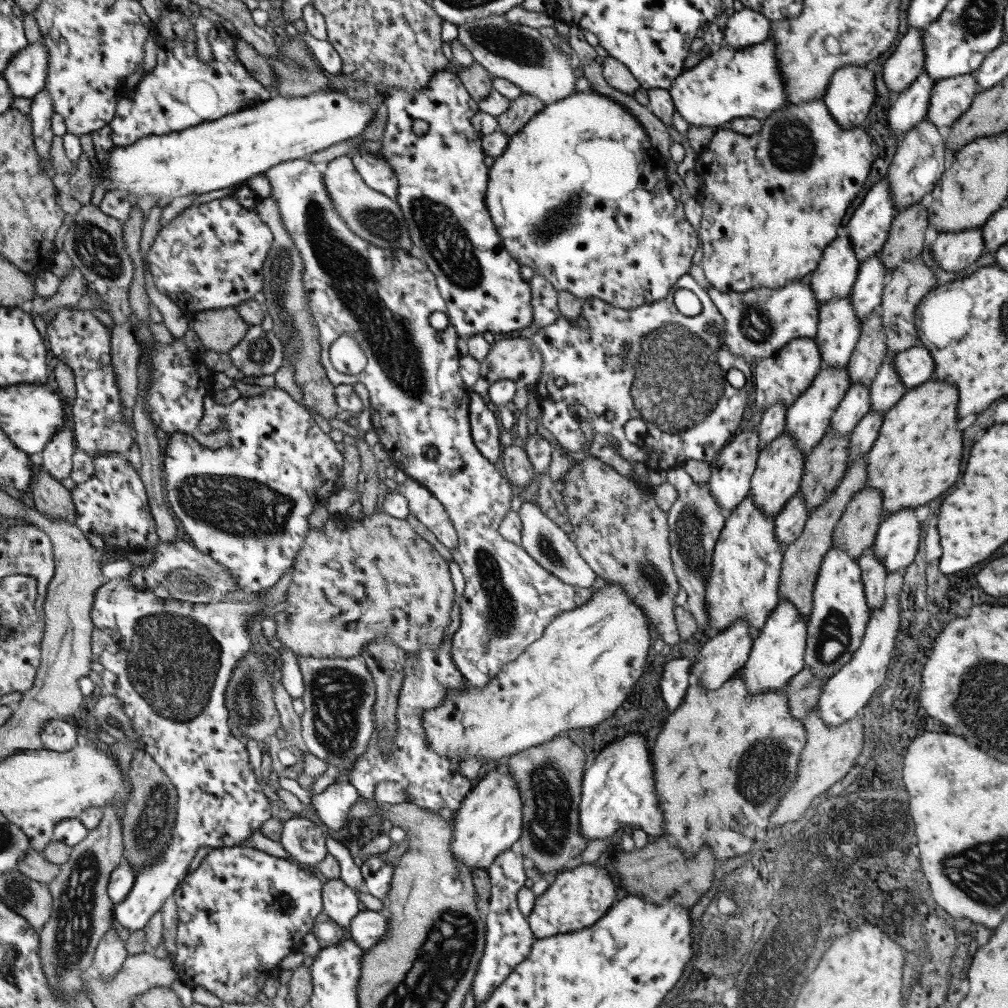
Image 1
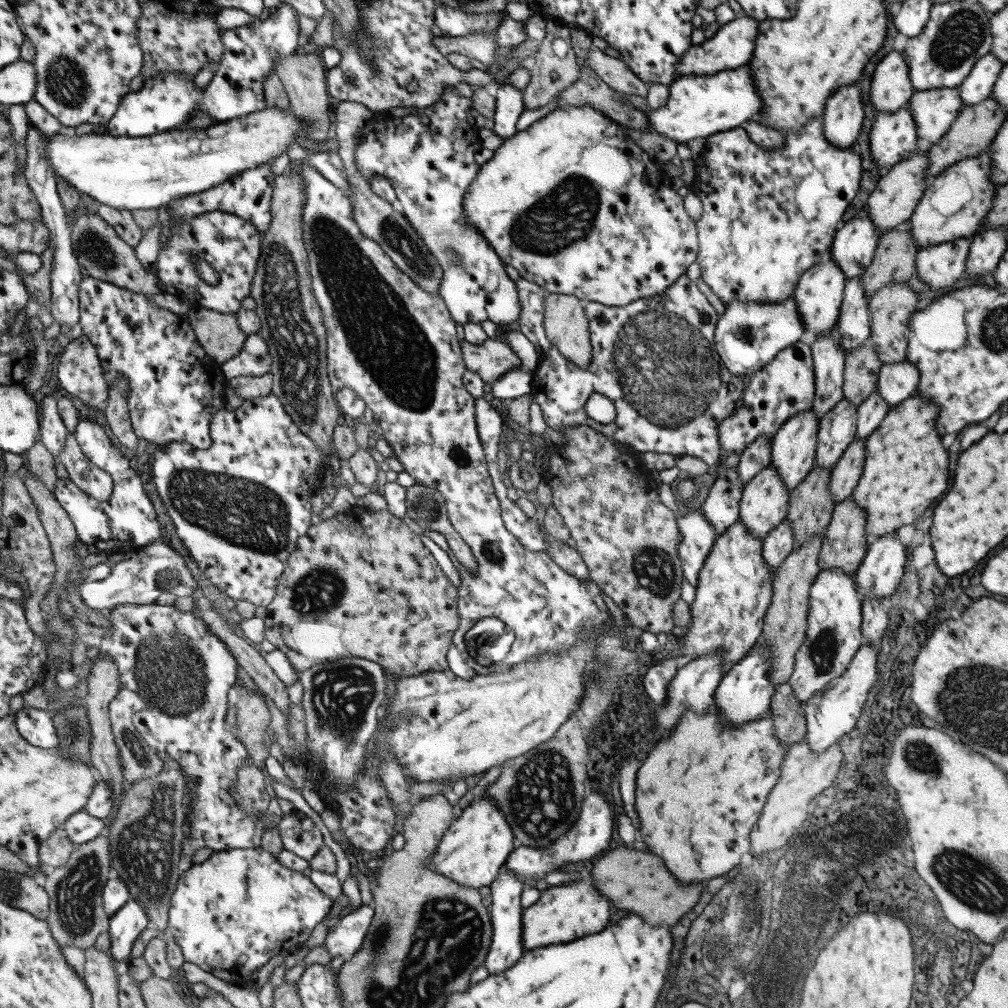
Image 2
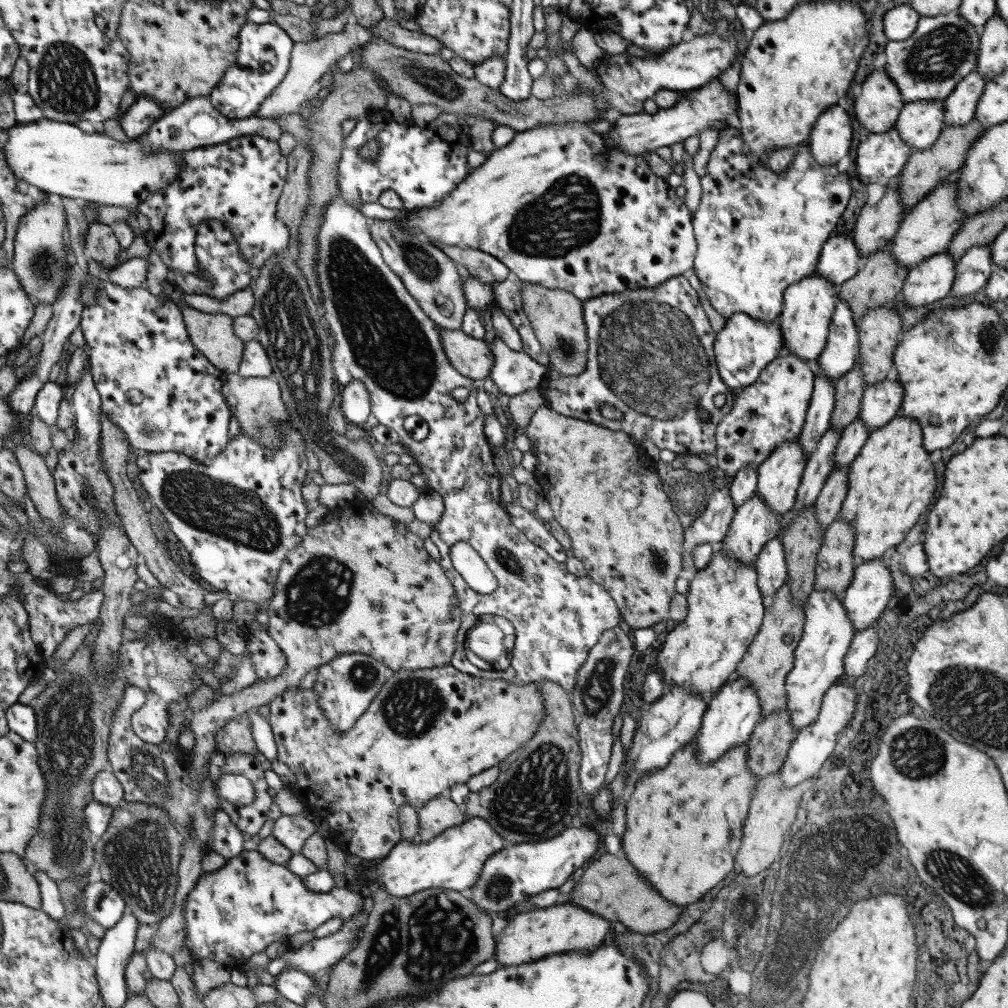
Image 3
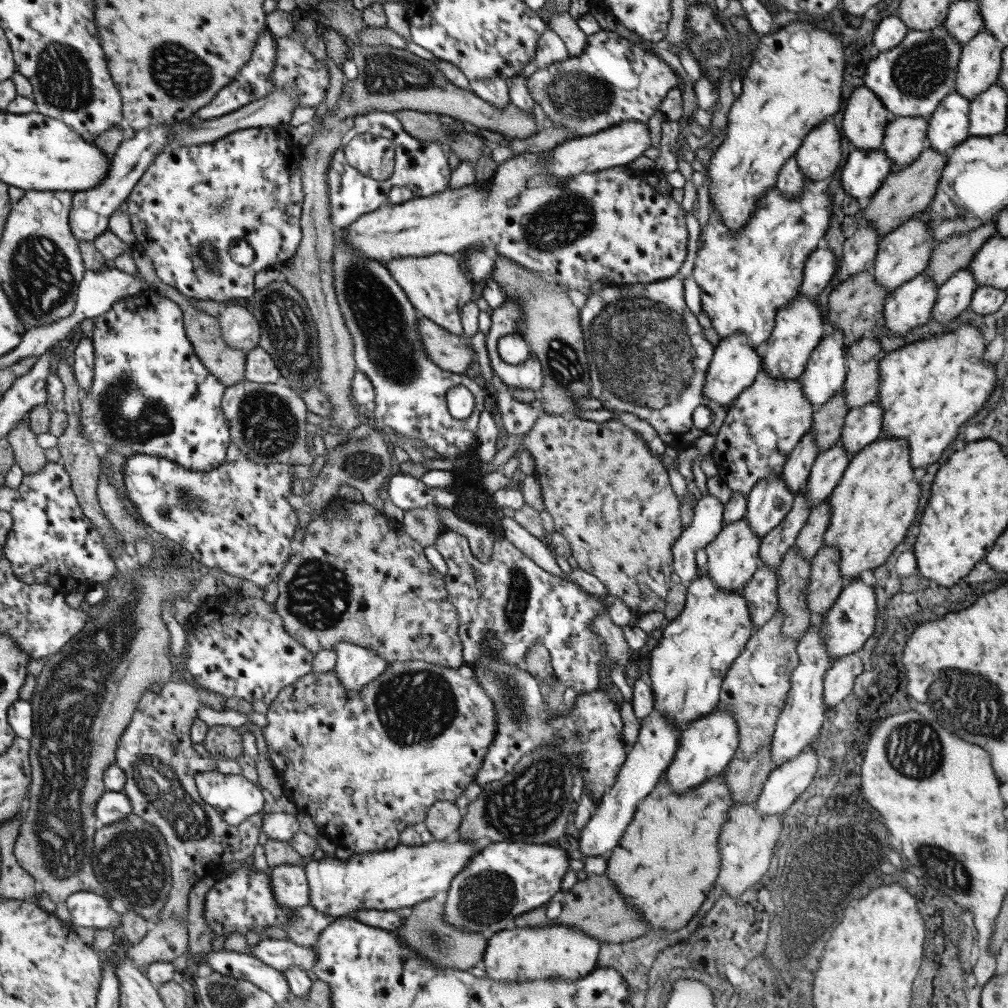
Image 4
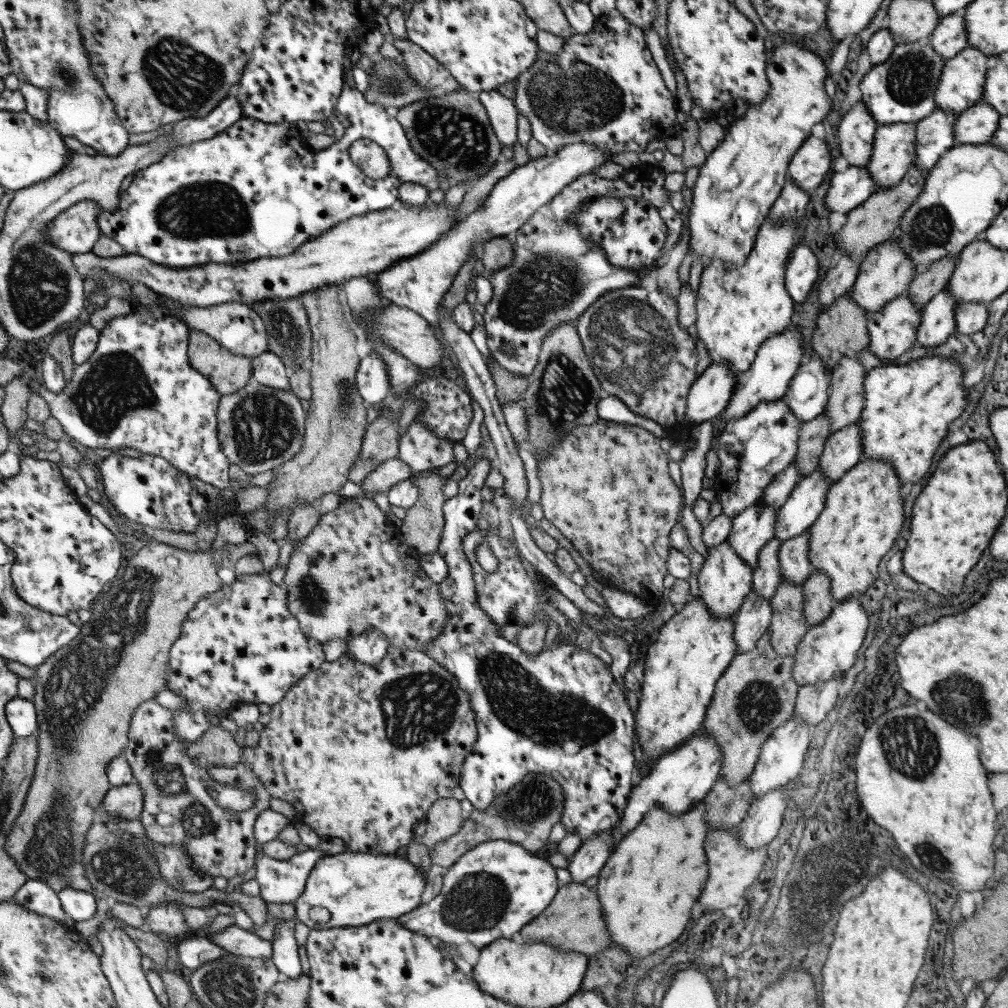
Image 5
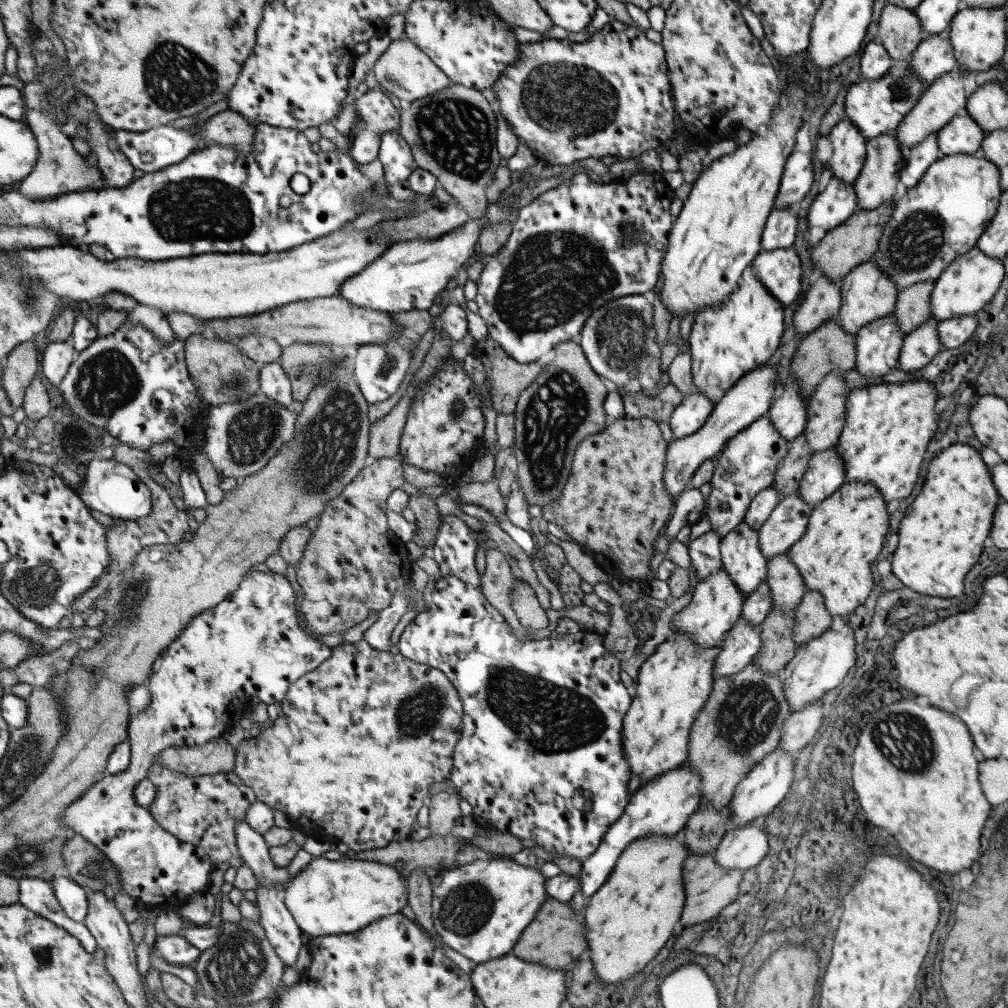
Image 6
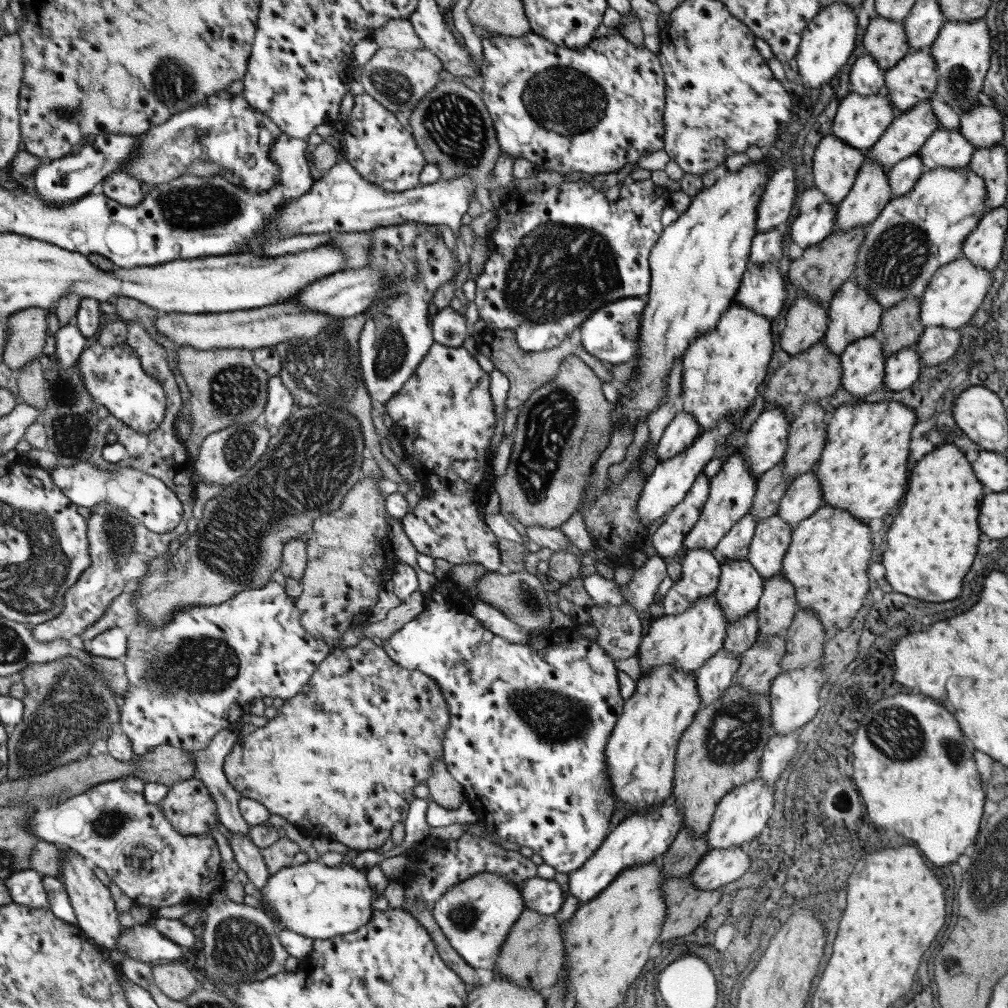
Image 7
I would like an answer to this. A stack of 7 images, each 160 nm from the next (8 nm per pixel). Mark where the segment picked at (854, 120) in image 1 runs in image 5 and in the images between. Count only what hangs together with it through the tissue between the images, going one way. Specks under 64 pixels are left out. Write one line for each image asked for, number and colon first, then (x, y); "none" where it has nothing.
2: (842, 116)
3: (829, 140)
4: (817, 158)
5: (806, 168)

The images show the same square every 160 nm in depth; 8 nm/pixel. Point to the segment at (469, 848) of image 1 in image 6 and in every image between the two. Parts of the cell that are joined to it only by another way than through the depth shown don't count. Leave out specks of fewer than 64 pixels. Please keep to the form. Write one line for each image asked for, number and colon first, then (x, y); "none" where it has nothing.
2: (471, 851)
3: (452, 860)
4: (403, 876)
5: (350, 889)
6: (328, 897)

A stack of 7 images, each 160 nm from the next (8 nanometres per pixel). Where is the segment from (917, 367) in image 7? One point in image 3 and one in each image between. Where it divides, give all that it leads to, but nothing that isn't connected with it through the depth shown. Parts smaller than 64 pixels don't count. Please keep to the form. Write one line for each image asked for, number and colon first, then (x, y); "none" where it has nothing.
3: (971, 270)
4: (953, 296)
5: (936, 323)
6: (918, 347)

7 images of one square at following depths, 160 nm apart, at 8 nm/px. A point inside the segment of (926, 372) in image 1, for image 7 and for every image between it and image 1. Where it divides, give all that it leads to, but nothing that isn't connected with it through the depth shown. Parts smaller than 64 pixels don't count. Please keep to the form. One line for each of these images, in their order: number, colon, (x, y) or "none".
2: (895, 382)
3: (880, 402)
4: (862, 425)
5: (842, 449)
6: (824, 474)
7: (803, 496)

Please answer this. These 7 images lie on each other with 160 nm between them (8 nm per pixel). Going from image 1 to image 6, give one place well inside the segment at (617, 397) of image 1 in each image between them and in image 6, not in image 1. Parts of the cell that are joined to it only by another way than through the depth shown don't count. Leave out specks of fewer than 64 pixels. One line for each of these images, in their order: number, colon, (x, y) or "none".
2: (654, 358)
3: (649, 355)
4: (646, 355)
5: (631, 338)
6: (617, 339)

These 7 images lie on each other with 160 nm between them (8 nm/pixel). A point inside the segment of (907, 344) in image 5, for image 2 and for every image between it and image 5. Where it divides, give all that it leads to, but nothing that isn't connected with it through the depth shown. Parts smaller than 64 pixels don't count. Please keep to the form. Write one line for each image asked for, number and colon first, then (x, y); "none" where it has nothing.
2: (938, 266)
3: (930, 280)
4: (905, 307)

